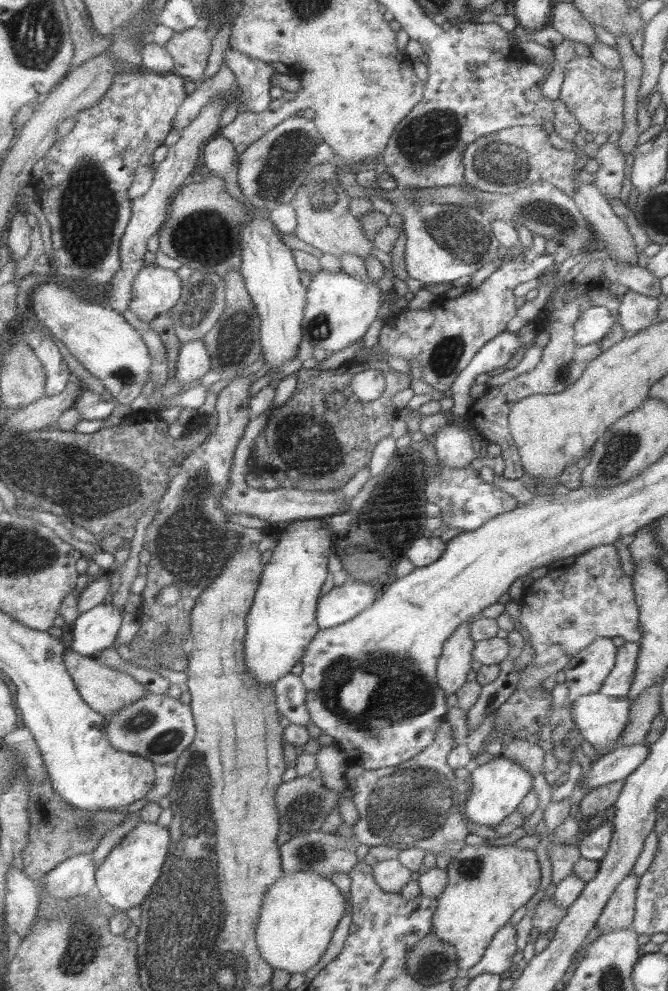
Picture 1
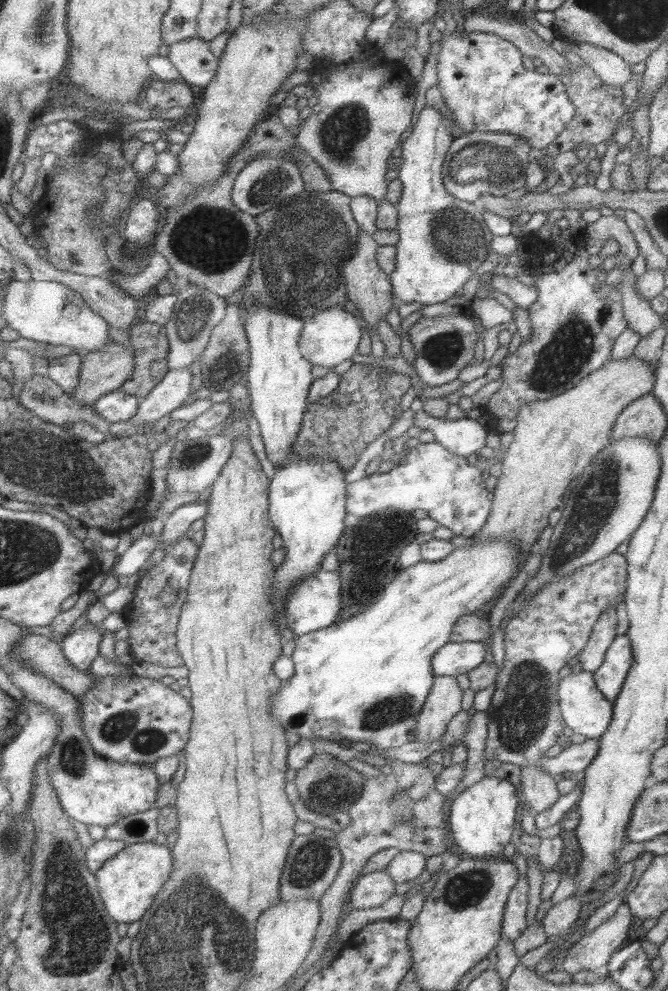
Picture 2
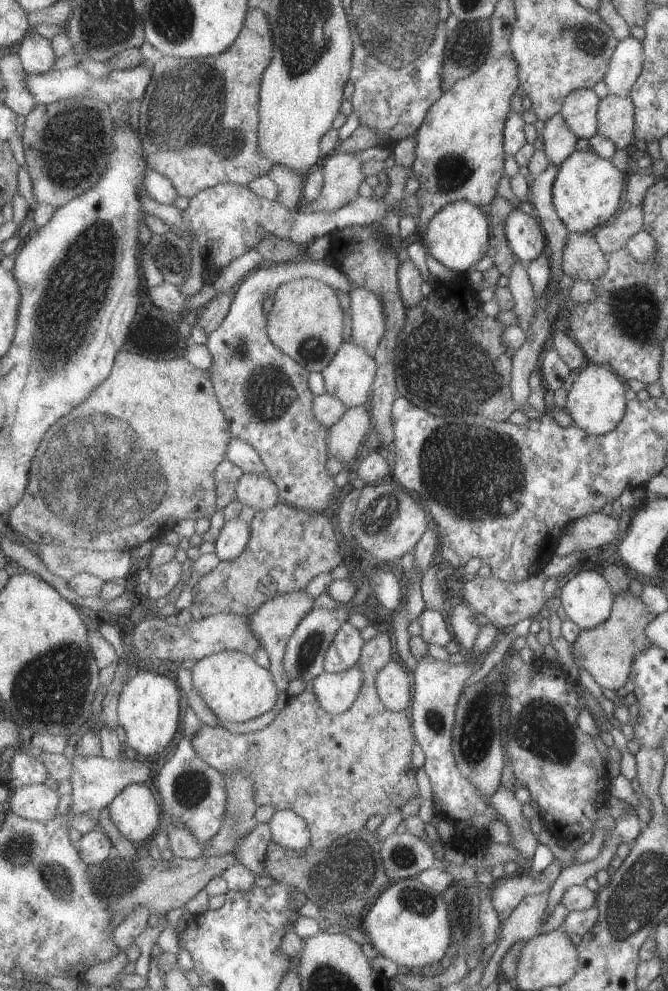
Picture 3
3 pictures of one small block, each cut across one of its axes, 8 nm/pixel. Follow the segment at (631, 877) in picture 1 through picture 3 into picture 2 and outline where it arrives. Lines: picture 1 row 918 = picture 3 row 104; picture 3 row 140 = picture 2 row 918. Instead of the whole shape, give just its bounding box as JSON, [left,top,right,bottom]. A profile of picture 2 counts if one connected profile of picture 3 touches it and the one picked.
[561,903,633,975]

